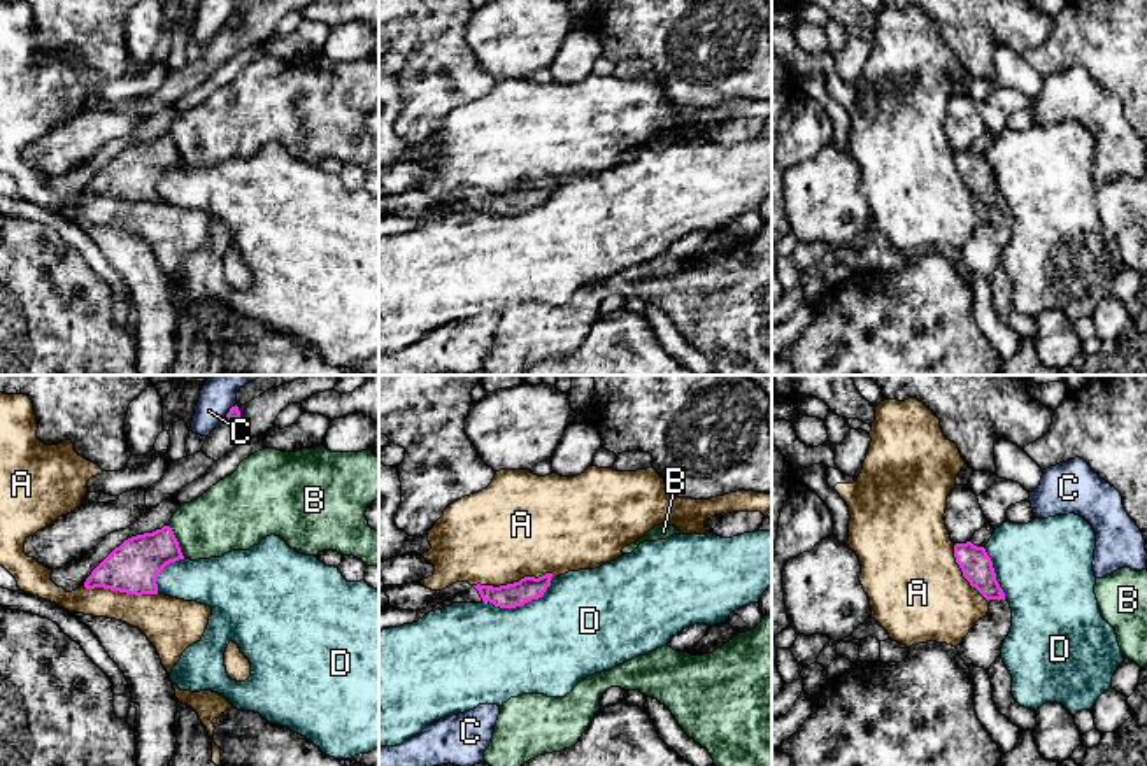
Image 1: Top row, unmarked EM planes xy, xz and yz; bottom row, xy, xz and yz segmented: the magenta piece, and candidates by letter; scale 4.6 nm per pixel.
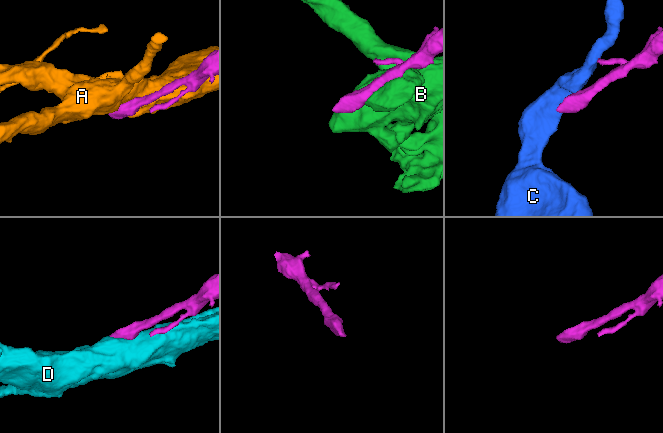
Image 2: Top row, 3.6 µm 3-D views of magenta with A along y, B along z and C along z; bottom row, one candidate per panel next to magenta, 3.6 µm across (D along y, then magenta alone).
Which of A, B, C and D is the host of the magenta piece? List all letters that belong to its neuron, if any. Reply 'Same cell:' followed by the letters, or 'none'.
Same cell: none

